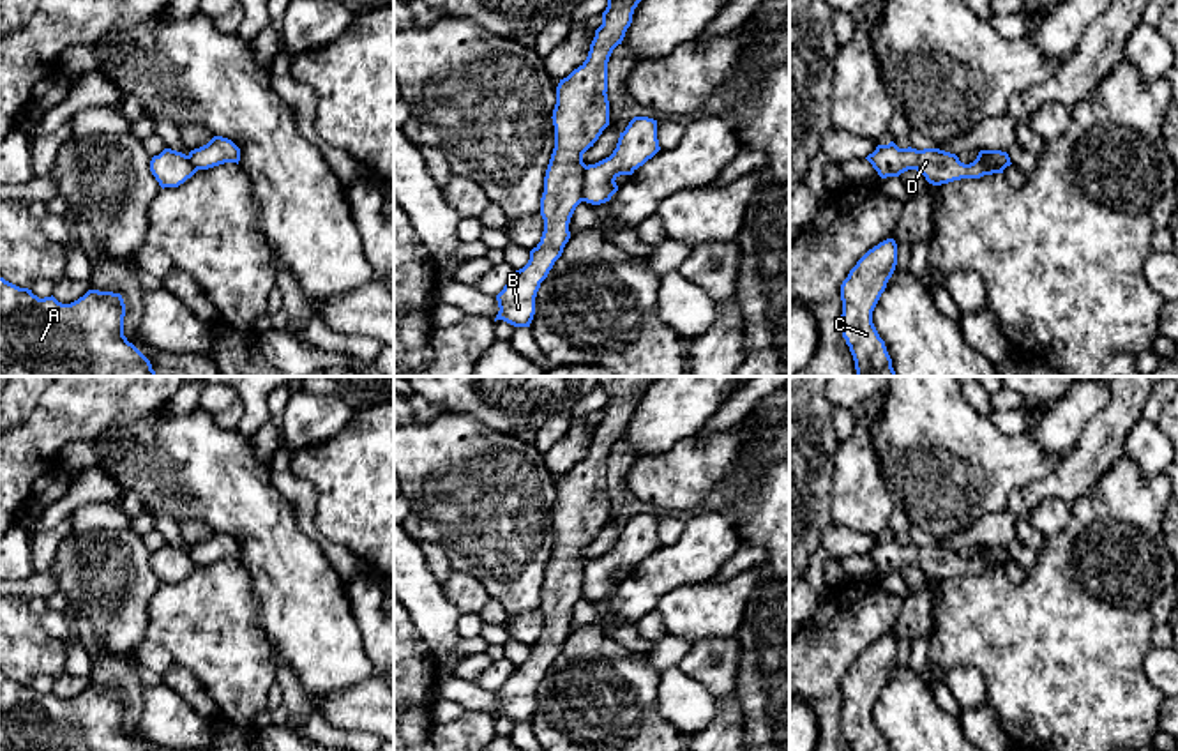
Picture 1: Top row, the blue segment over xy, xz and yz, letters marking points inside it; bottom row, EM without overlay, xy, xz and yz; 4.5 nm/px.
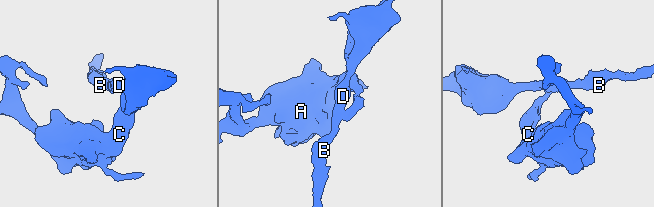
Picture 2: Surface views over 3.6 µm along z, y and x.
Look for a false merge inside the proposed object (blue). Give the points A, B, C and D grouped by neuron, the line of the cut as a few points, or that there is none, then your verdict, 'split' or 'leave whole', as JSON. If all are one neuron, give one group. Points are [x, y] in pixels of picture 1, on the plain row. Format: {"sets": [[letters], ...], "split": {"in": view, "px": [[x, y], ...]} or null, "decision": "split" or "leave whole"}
{"sets": [["A", "C"], ["B", "D"]], "split": {"in": "xz", "px": [[587, 562], [581, 596]]}, "decision": "split"}

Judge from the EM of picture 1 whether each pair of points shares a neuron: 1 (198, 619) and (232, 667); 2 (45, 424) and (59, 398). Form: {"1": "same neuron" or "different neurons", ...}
{"1": "same neuron", "2": "same neuron"}

